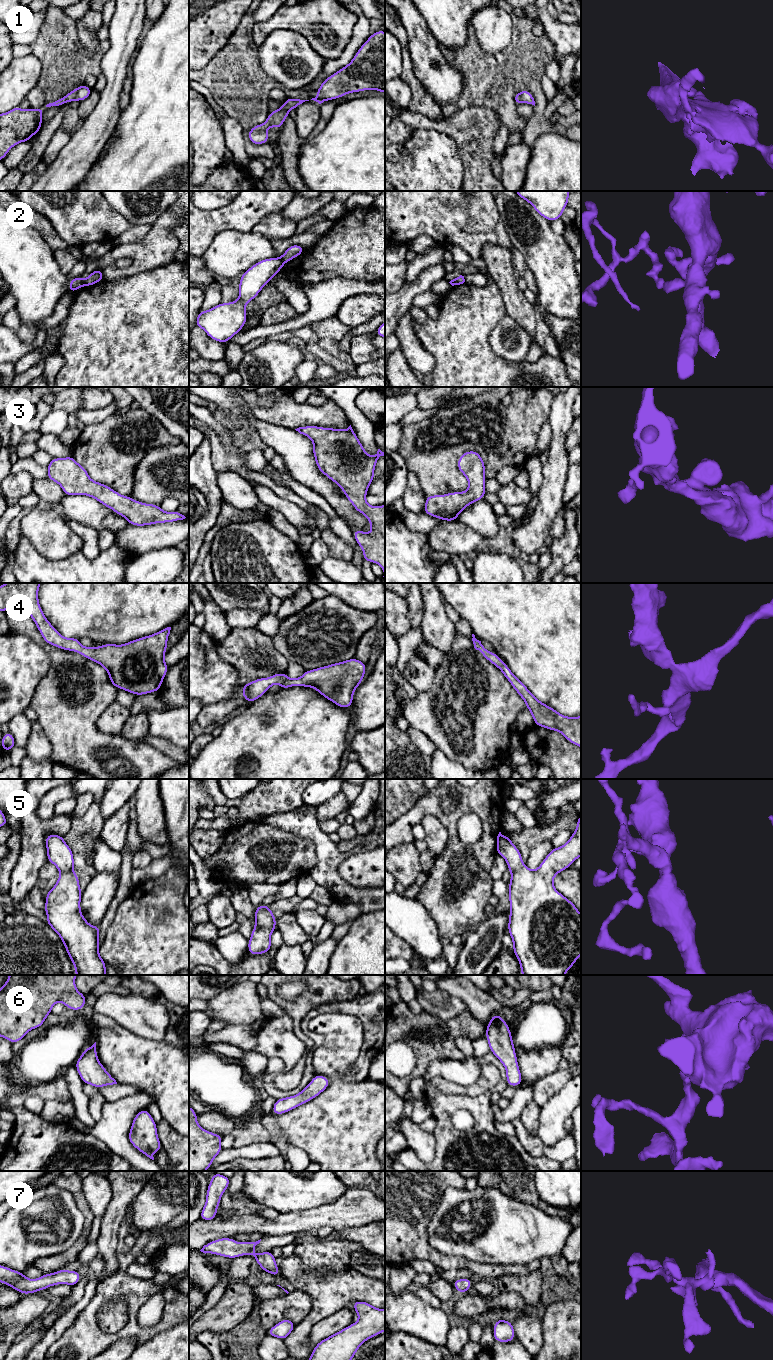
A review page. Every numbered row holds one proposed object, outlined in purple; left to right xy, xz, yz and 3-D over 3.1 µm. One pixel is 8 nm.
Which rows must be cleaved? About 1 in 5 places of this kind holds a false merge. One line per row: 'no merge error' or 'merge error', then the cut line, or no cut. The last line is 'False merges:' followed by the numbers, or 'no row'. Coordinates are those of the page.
1: no merge error; cut none
2: merge error; cut xz (279, 257), (283, 263)
3: no merge error; cut none
4: no merge error; cut none
5: no merge error; cut none
6: no merge error; cut none
7: no merge error; cut none
False merges: 2

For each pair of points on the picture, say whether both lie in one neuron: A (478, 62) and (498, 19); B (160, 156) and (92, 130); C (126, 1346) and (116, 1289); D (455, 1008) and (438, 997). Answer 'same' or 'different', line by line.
A: different
B: different
C: different
D: same

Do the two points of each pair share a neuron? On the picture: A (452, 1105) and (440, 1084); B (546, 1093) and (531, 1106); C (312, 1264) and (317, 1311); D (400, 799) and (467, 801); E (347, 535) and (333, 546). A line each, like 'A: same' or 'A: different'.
A: different
B: different
C: different
D: different
E: different

